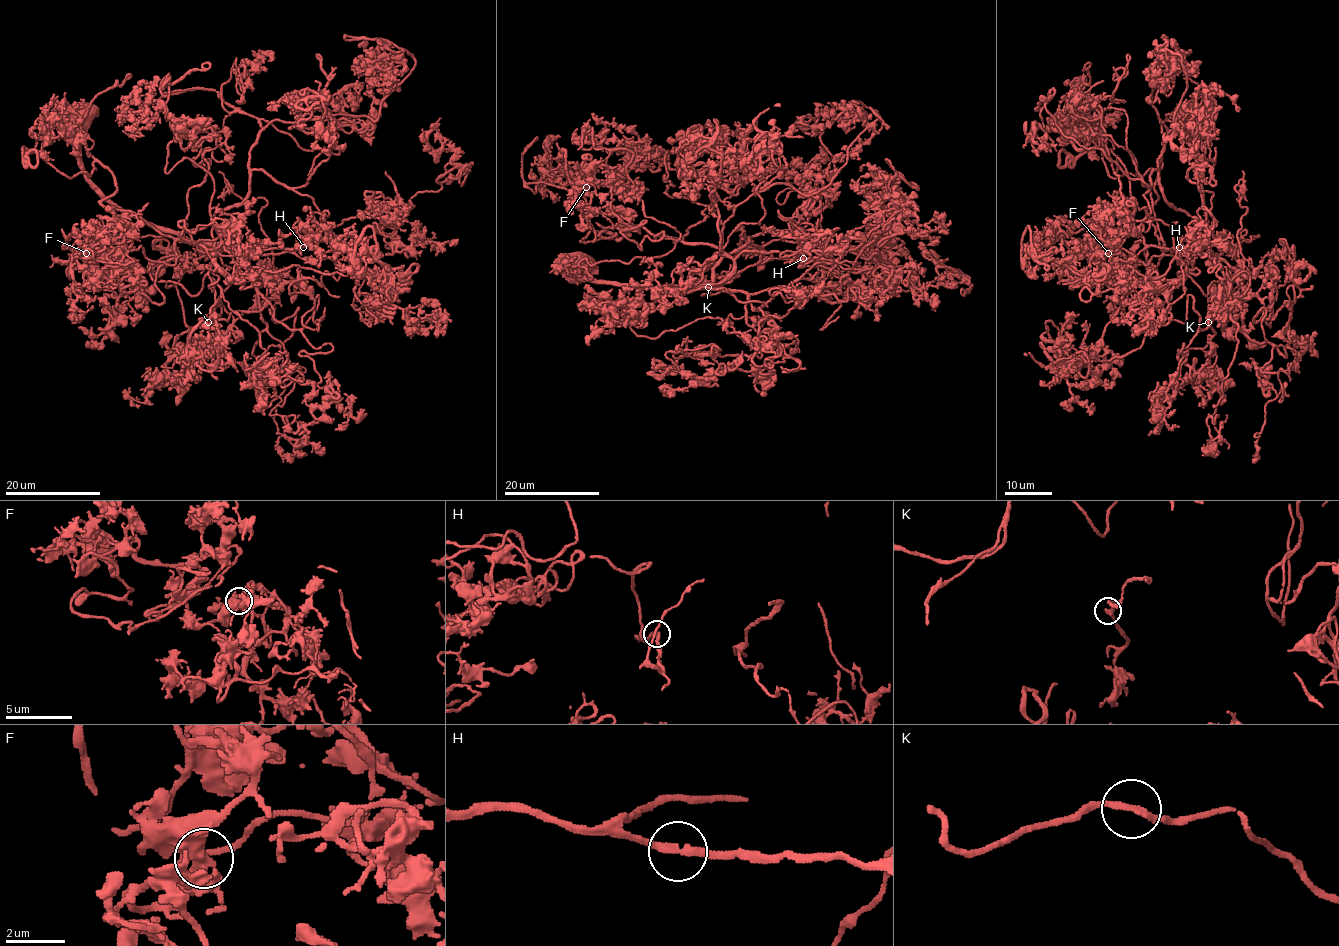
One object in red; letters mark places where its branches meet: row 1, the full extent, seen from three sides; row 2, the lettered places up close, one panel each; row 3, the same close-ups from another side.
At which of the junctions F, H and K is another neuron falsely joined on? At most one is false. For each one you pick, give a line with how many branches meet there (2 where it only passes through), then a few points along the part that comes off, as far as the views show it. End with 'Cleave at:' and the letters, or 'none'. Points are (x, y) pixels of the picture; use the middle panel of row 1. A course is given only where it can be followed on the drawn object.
Cleave at: none

